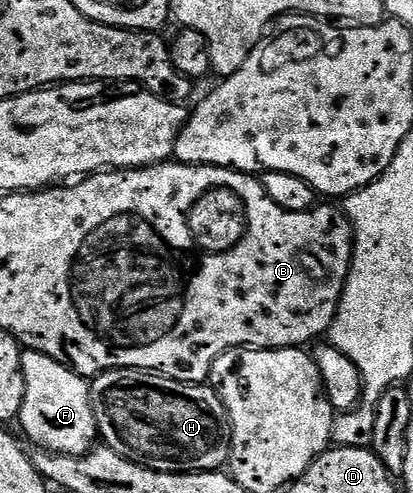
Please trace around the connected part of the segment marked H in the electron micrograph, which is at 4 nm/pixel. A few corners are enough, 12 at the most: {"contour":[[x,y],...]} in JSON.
{"contour":[[92,378],[100,440],[136,465],[208,473],[229,416],[208,384]]}

